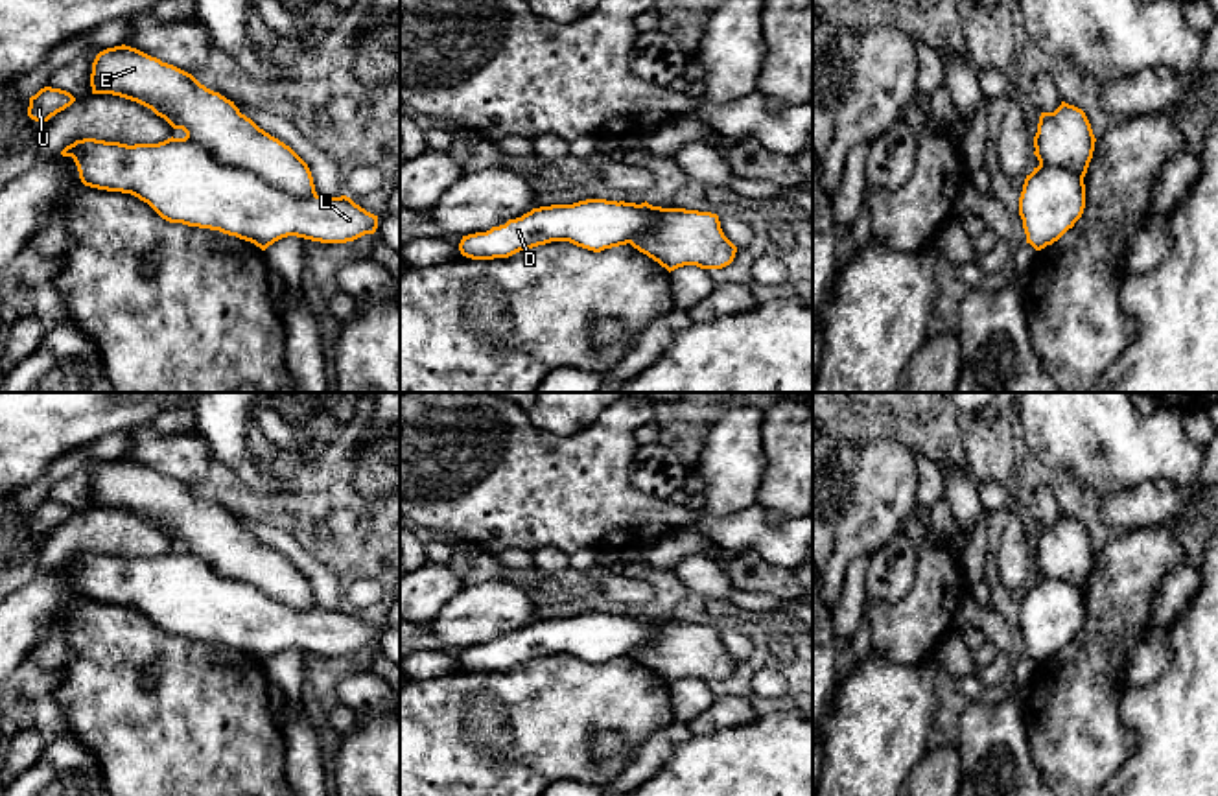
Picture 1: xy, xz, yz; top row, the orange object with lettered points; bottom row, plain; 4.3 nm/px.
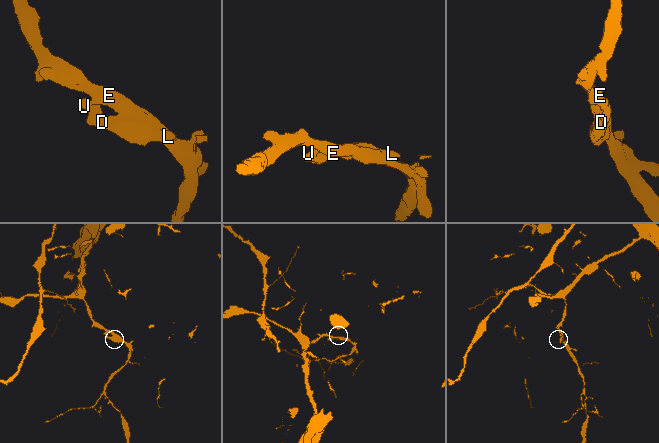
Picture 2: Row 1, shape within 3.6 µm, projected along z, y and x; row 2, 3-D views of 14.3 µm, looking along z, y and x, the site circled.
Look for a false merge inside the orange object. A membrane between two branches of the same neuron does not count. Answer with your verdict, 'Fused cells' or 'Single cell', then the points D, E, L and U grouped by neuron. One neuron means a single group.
Fused cells. Groups: D L / E U

